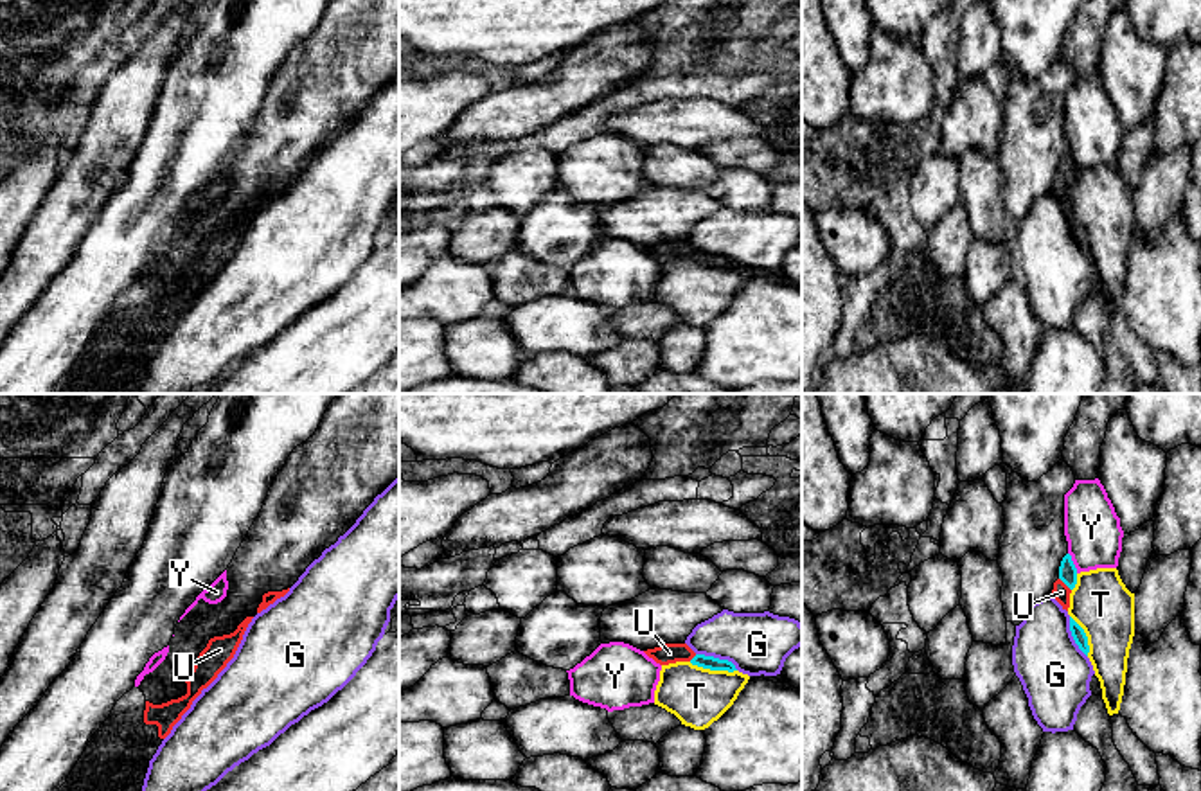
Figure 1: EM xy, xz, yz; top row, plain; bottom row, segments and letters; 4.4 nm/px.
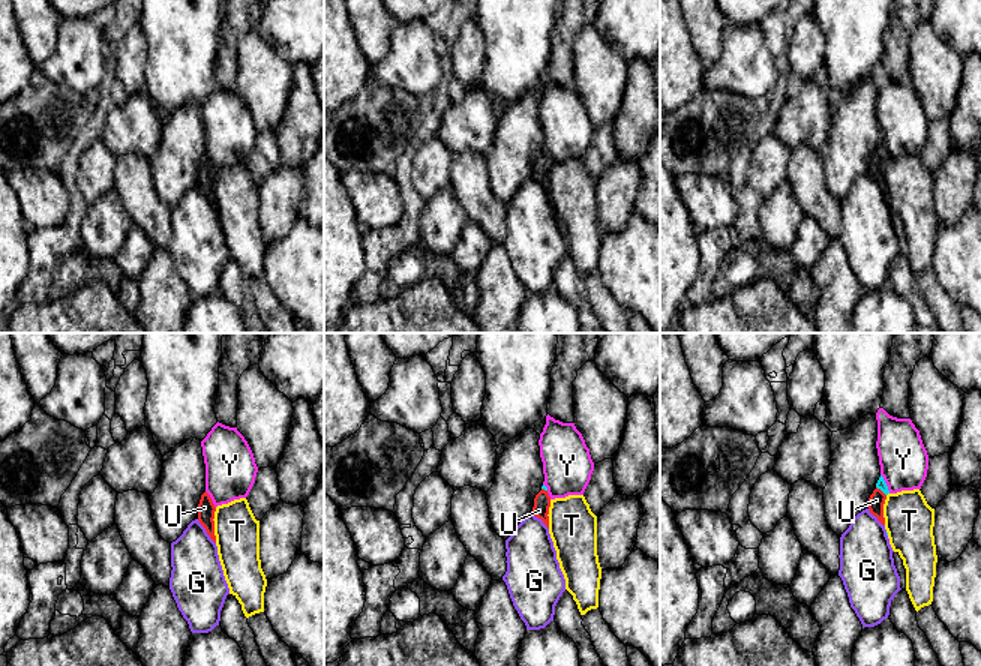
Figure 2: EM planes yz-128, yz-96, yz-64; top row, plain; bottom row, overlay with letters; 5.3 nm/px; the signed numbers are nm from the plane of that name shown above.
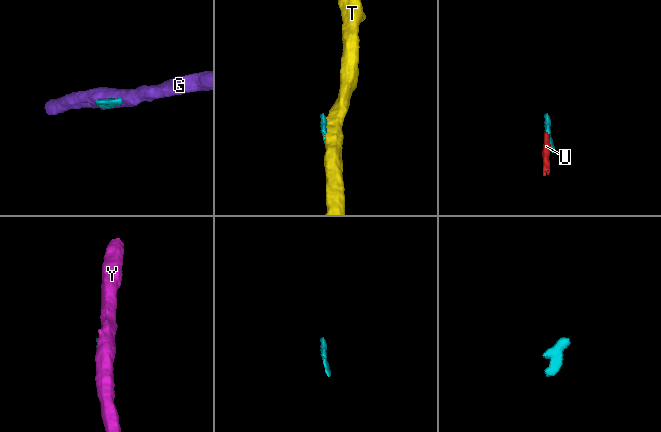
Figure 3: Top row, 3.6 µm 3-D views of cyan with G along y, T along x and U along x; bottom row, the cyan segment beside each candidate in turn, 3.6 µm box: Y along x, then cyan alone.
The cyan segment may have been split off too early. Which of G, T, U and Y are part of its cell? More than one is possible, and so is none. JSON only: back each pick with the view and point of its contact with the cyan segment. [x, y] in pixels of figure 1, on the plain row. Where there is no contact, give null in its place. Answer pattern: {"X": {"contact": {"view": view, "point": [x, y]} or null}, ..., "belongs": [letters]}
{"U": {"contact": {"view": "yz", "point": [1065, 180]}}, "belongs": ["U"]}

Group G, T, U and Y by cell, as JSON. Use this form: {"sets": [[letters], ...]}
{"sets": [["G"], ["T"], ["U"], ["Y"]]}

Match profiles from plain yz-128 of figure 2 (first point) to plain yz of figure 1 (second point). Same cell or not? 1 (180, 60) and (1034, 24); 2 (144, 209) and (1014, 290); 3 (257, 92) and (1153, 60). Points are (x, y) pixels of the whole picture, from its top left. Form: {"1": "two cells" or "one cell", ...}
{"1": "one cell", "2": "two cells", "3": "one cell"}

